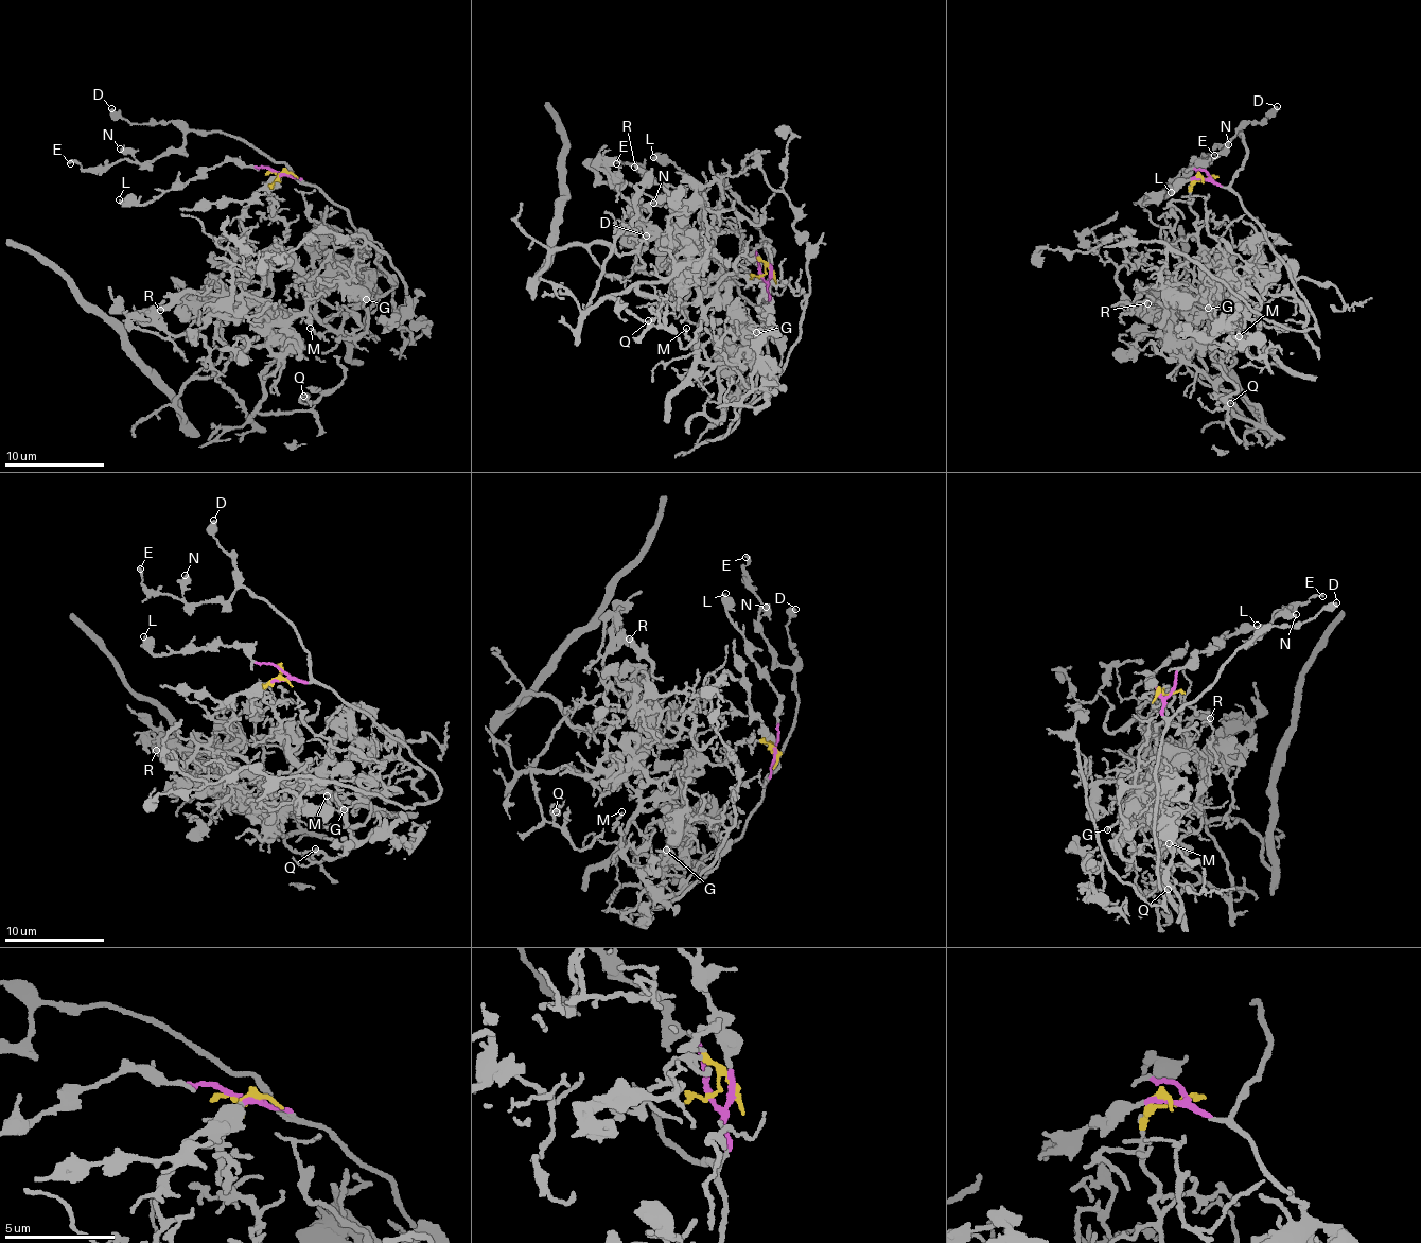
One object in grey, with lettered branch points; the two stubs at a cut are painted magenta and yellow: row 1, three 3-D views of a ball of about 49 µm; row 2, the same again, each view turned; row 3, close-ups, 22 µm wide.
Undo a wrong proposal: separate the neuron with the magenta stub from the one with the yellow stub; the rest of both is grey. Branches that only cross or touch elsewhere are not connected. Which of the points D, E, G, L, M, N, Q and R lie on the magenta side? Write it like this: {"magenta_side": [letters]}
{"magenta_side": ["D", "E", "L", "N"]}

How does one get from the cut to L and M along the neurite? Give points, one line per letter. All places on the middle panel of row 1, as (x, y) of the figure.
L: (761, 277), (758, 256), (746, 248), (739, 234), (703, 203), (703, 188), (671, 162), (659, 162), (653, 157)
M: (761, 277), (762, 262), (748, 258), (744, 275), (729, 278), (725, 295), (714, 299), (694, 340), (687, 328)

